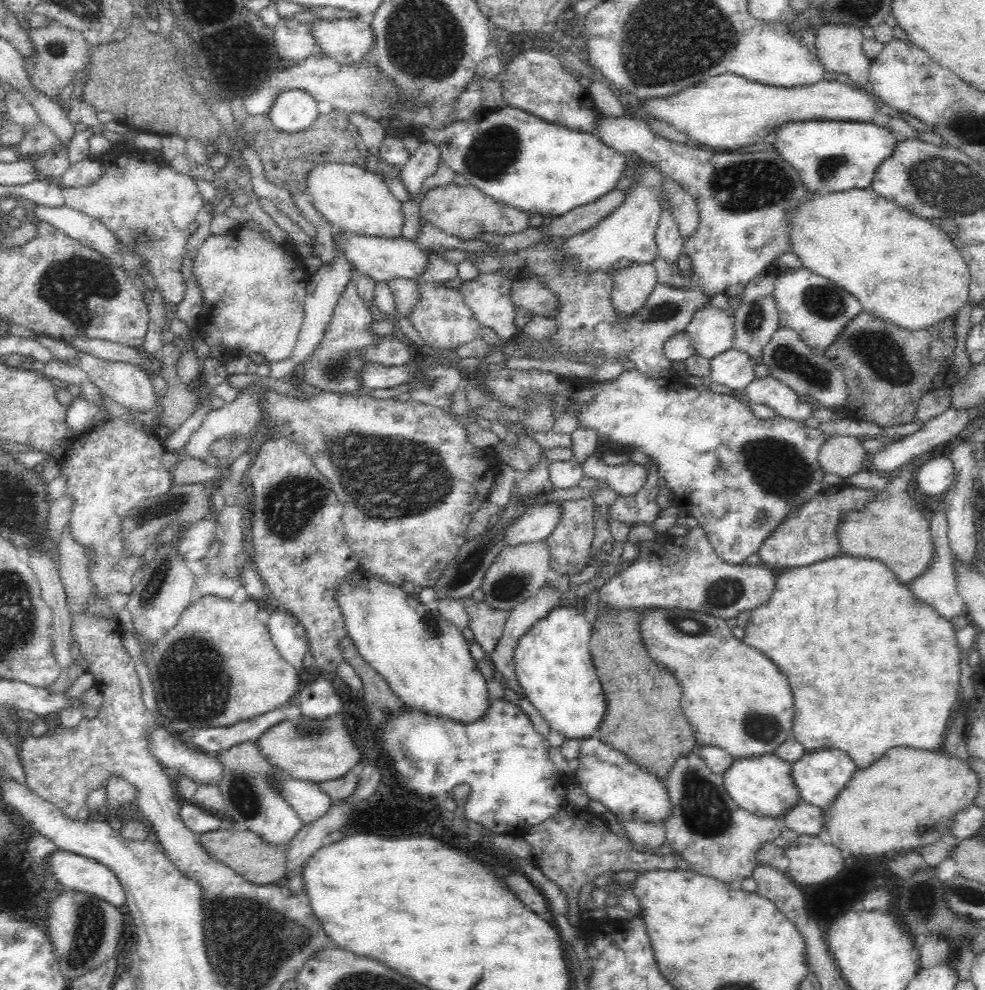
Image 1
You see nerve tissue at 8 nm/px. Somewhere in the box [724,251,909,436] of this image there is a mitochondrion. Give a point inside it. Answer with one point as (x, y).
(787, 358)

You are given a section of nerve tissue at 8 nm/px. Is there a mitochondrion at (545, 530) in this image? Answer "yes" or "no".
no

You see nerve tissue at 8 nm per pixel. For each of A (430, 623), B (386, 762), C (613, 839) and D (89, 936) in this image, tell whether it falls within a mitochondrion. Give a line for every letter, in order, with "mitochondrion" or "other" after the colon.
A: mitochondrion
B: other
C: other
D: mitochondrion

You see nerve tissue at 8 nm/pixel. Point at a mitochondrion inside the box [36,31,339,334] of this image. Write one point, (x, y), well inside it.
(57, 45)

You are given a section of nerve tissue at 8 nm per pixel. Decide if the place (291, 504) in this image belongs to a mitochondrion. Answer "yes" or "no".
yes

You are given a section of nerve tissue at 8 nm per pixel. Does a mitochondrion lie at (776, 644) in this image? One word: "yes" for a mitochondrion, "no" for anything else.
no

